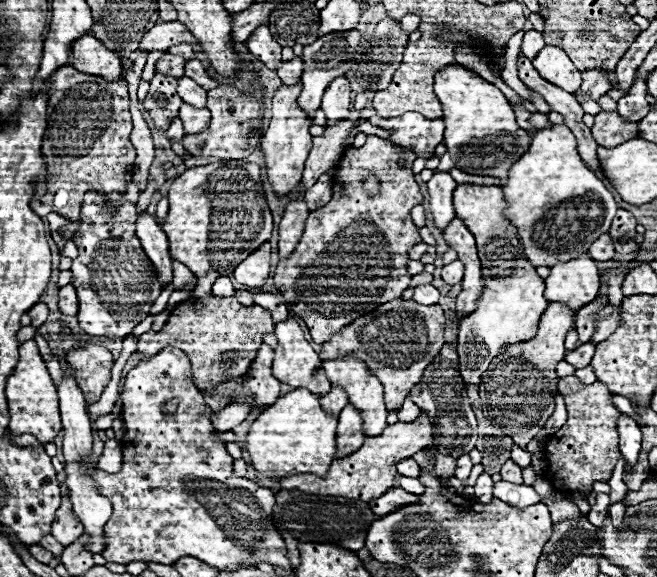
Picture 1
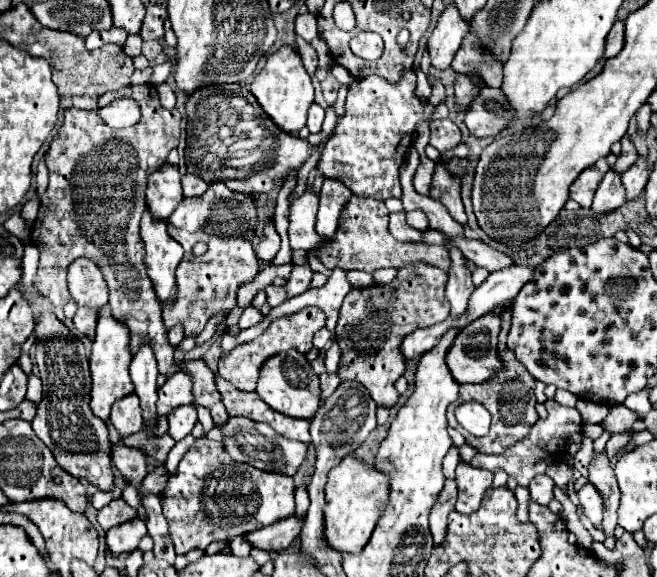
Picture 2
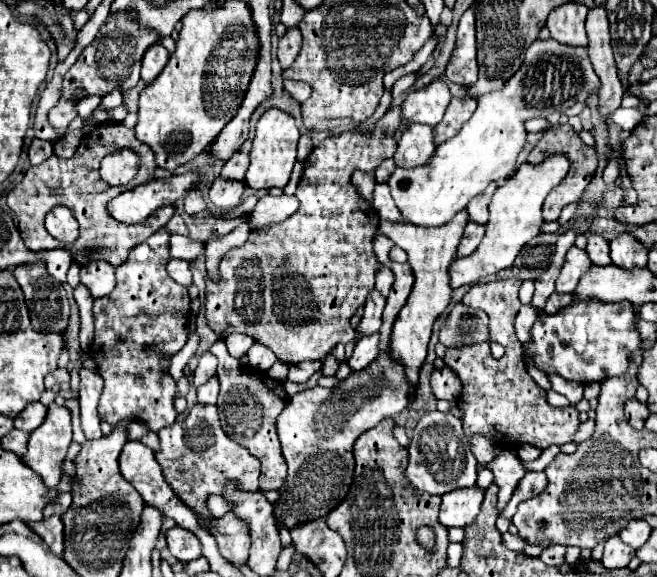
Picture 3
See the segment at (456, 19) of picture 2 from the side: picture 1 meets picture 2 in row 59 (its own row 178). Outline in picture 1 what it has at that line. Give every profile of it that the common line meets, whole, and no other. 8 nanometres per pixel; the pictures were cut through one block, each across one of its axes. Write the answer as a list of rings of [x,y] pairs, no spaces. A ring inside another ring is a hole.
[[[434,172],[434,176],[428,180],[428,192],[430,192],[430,212],[434,216],[434,224],[442,230],[454,216],[454,204],[452,204],[452,192],[456,190],[456,182],[448,172]]]

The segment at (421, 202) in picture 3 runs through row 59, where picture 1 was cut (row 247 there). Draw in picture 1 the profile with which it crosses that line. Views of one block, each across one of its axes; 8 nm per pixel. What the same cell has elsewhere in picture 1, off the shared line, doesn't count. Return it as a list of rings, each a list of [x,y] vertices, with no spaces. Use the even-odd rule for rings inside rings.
[[[564,126],[542,128],[534,134],[528,152],[510,168],[508,182],[504,184],[504,198],[508,200],[506,218],[518,228],[518,236],[524,244],[524,254],[534,266],[554,266],[588,252],[590,244],[608,232],[618,204],[606,184],[582,162],[576,150],[574,134]]]

